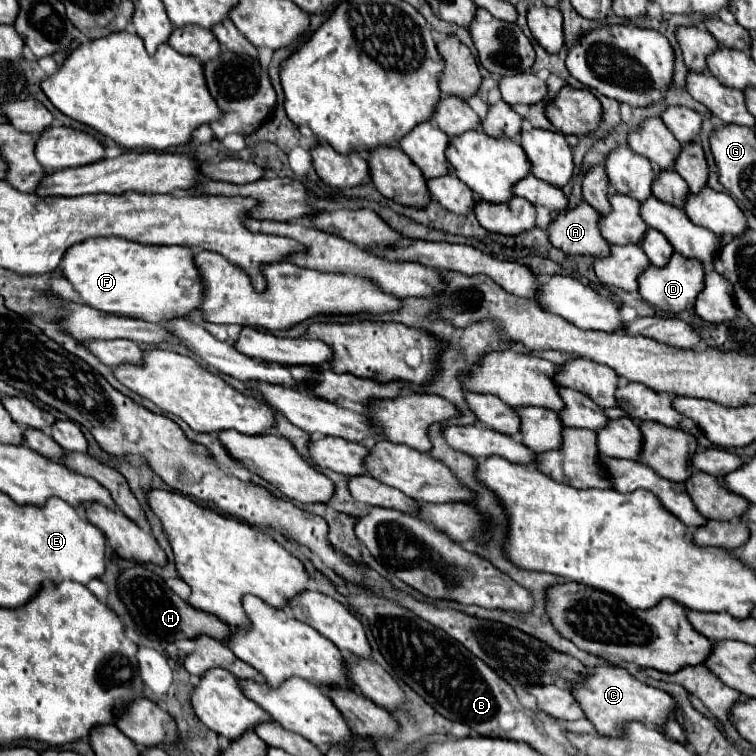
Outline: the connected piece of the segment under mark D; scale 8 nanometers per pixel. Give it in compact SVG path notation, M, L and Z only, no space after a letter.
M675 253L669 261L669 265L665 265L663 269L657 269L655 265L651 265L641 277L639 277L639 293L641 297L651 303L657 311L665 311L665 313L681 313L681 311L689 311L693 309L699 293L705 289L705 273L703 273L703 265L699 261L689 261L687 257L681 257L679 253Z

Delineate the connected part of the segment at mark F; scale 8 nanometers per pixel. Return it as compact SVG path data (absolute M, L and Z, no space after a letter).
M117 237L83 241L67 249L61 271L85 305L153 323L187 315L199 307L203 293L193 251L177 245L153 245L153 249L145 249L143 245L129 245L129 241L117 241Z

